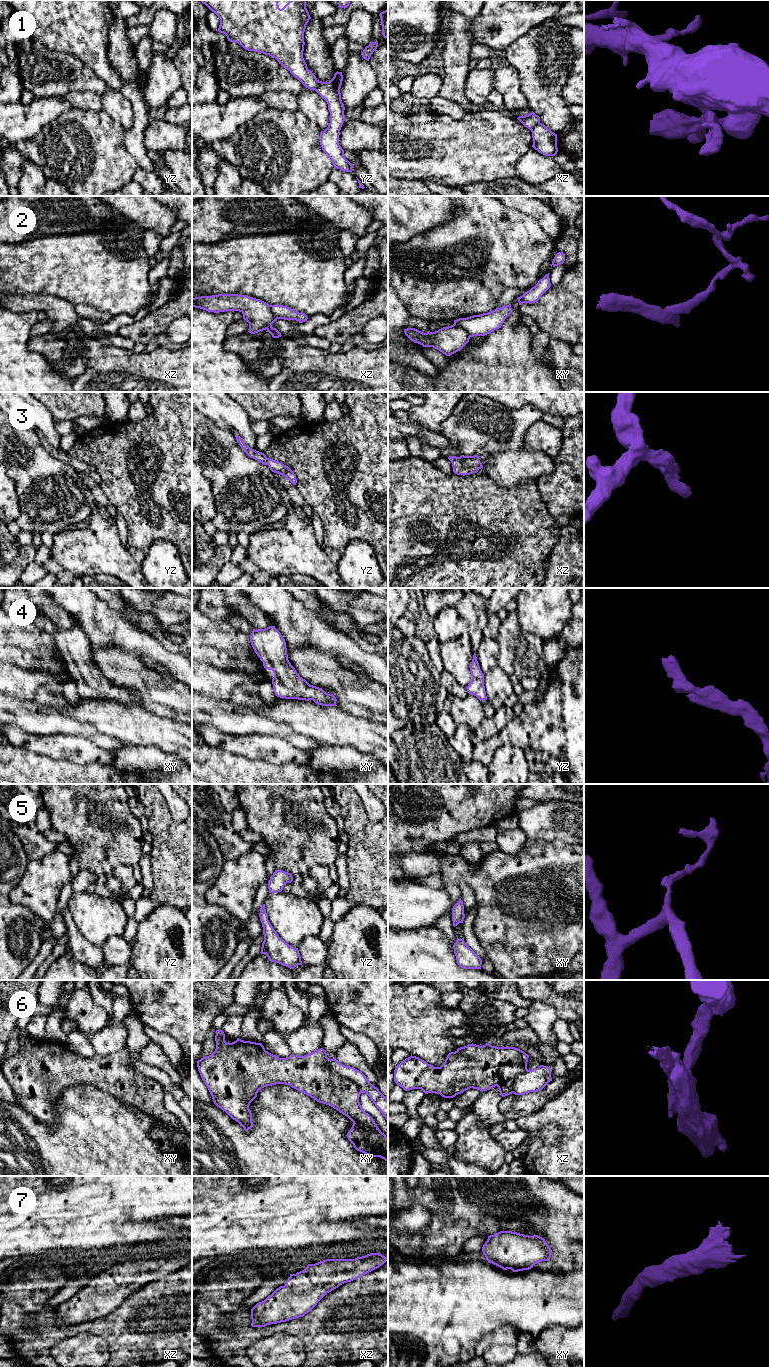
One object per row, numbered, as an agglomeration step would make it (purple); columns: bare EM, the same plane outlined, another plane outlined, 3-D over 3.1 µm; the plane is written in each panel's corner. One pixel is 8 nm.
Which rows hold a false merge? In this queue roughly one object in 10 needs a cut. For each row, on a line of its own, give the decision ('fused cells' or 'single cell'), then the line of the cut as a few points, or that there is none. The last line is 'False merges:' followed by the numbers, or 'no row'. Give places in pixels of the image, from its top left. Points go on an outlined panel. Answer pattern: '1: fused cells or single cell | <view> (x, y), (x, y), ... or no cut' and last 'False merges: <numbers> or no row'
1: fused cells | yz (318, 80), (318, 86), (315, 90)
2: fused cells | xy (454, 323), (462, 327), (471, 336)
3: single cell | no cut
4: single cell | no cut
5: single cell | no cut
6: fused cells | xy (326, 1057), (326, 1066), (331, 1071), (351, 1080), (360, 1092)
7: single cell | no cut
False merges: 1, 2, 6

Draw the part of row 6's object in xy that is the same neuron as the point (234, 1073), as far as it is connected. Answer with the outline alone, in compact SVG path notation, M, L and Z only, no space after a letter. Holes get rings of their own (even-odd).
M216 1030L215 1041L215 1051L197 1061L198 1071L214 1104L238 1122L245 1131L254 1126L249 1105L257 1097L257 1093L266 1086L290 1085L317 1102L329 1105L347 1116L353 1122L347 1138L354 1148L366 1155L380 1157L388 1162L388 1138L360 1105L361 1092L356 1084L327 1068L327 1053L323 1048L304 1056L291 1054L287 1058L279 1058L266 1051L262 1043L239 1038L232 1043L227 1043L222 1030Z

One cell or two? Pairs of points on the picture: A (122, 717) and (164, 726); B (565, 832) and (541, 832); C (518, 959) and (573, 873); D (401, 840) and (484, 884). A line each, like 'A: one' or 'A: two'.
A: one
B: one
C: one
D: two

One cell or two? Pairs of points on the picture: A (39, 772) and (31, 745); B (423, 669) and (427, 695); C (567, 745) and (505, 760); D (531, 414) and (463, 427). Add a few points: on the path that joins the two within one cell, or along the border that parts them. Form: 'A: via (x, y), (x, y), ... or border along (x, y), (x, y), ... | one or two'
A: border along (11, 743), (55, 760) | two
B: via (423, 675), (426, 681), (426, 689) | one
C: border along (500, 746), (510, 743), (523, 750) | two
D: via (513, 433), (507, 444), (497, 444), (482, 434) | one

